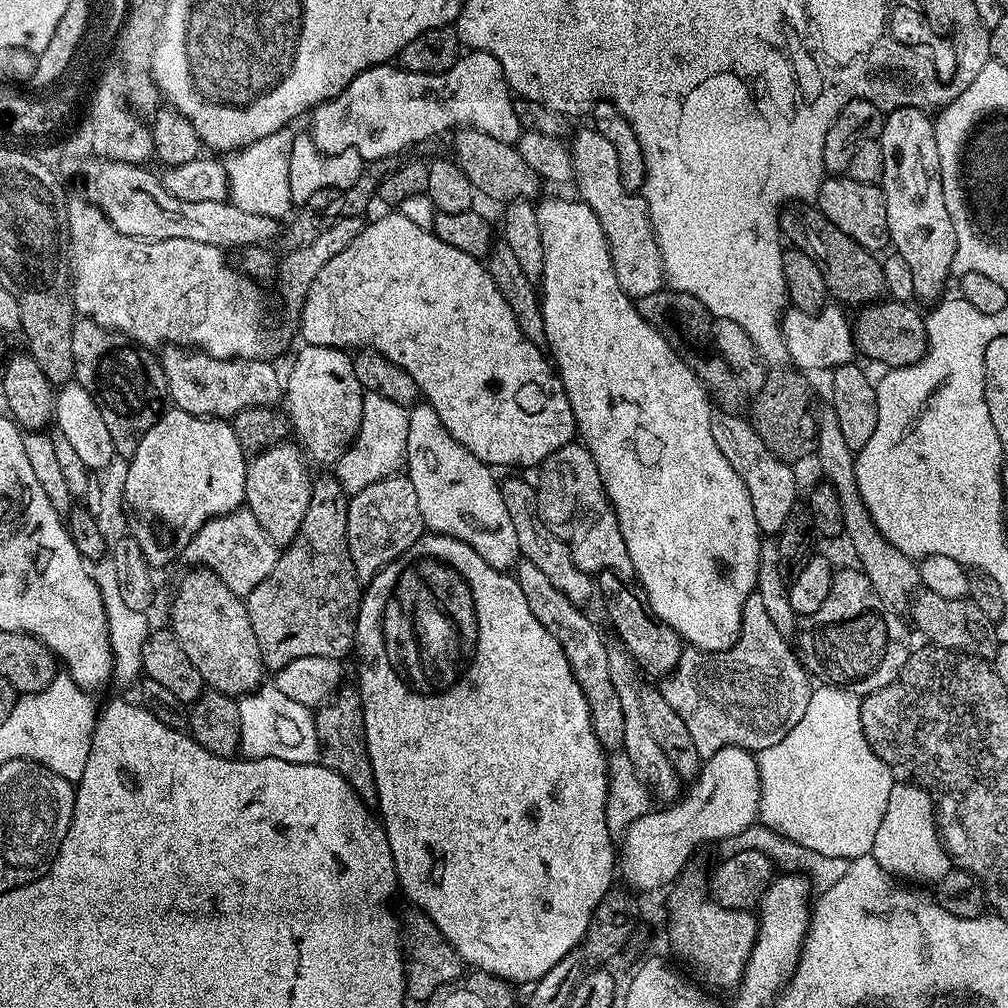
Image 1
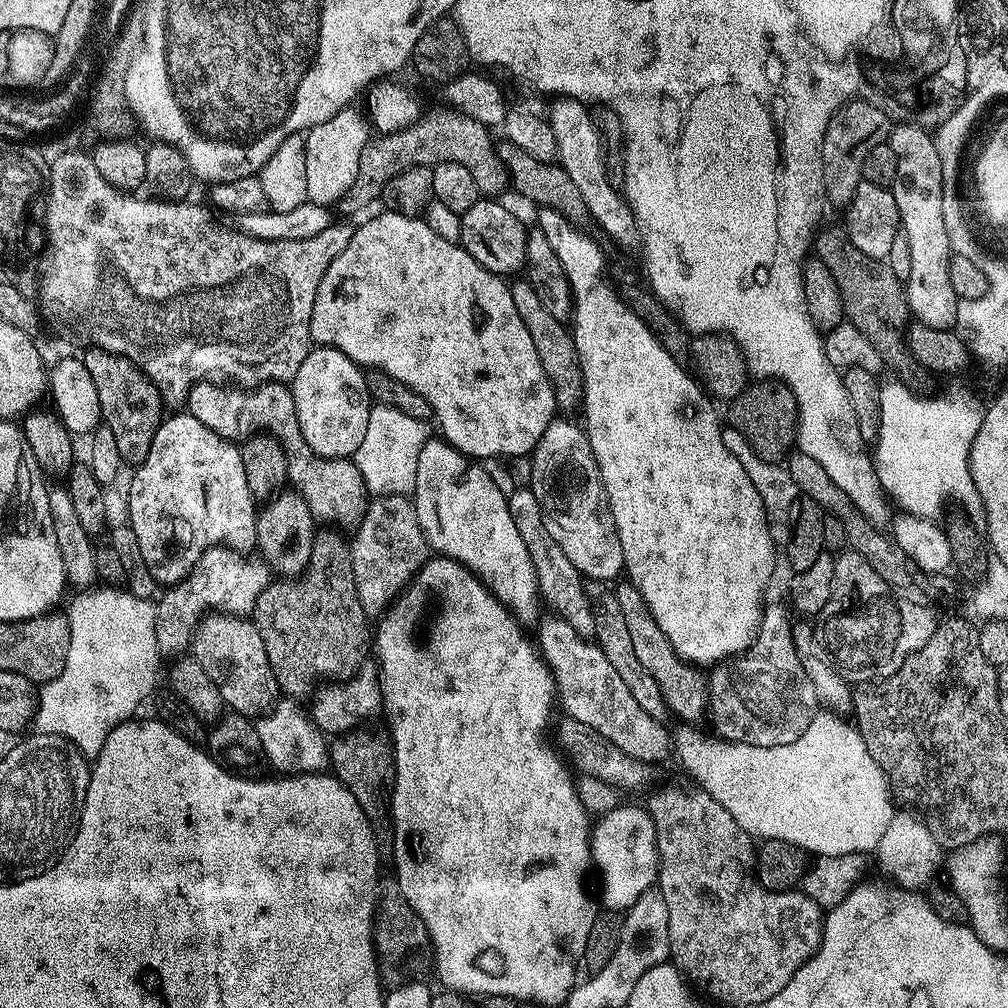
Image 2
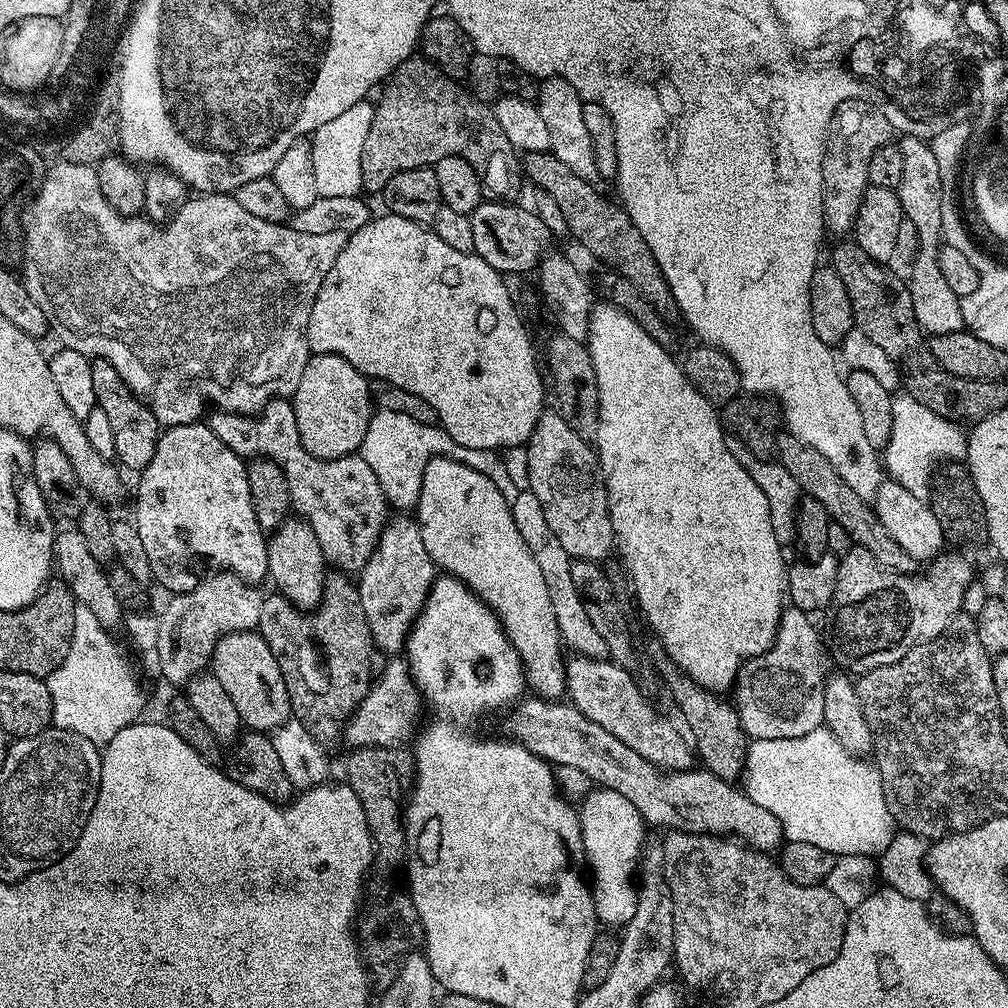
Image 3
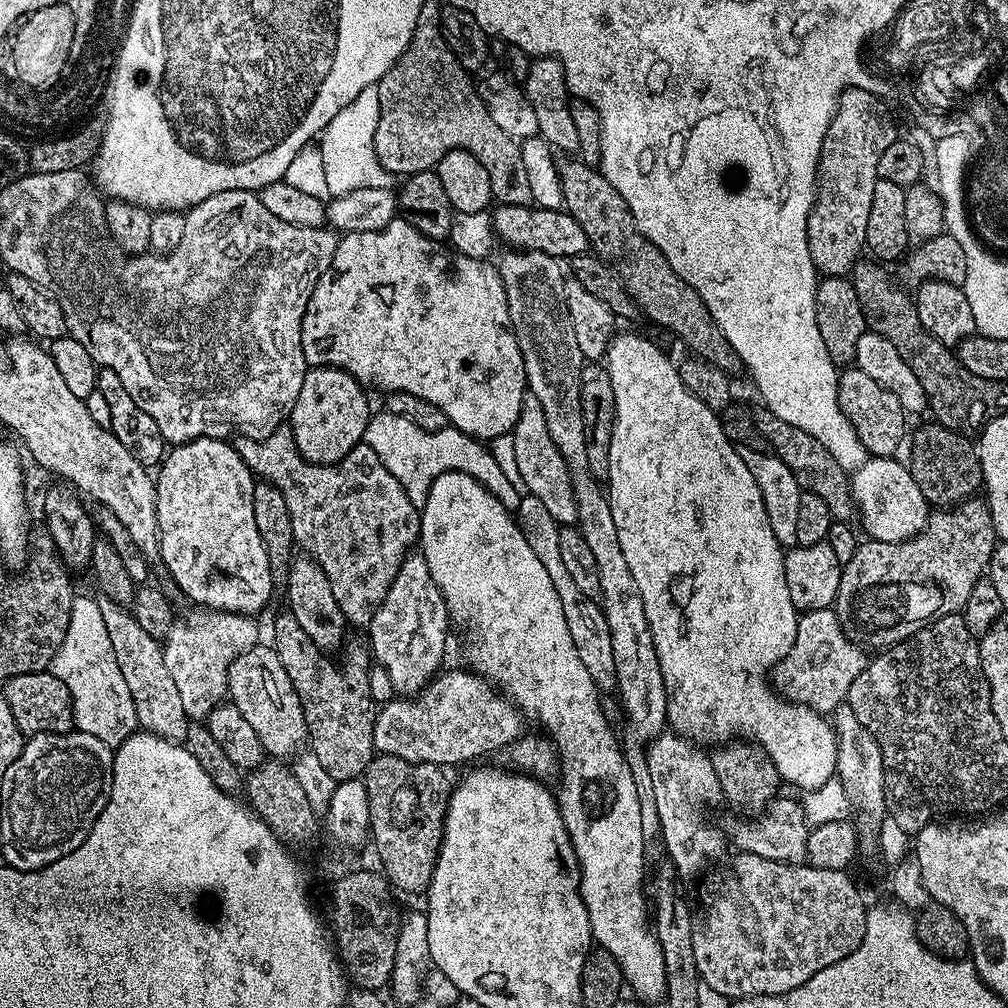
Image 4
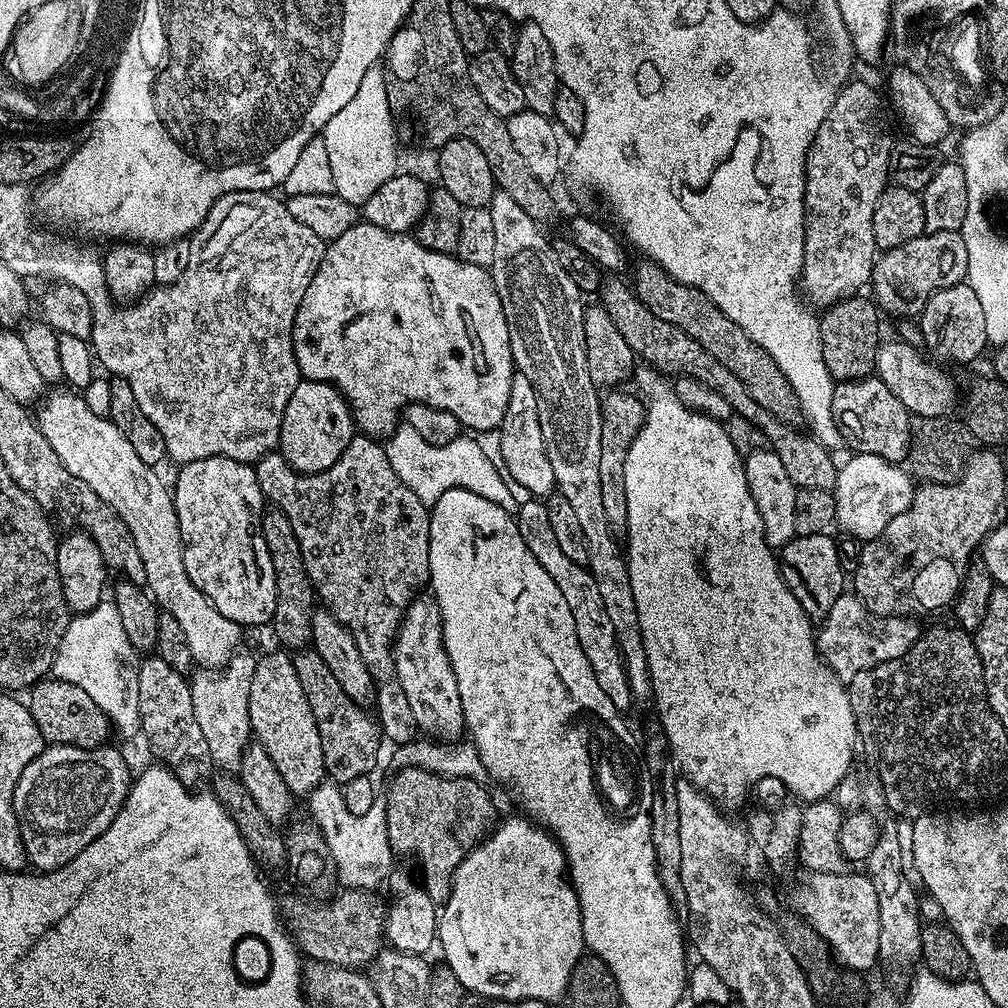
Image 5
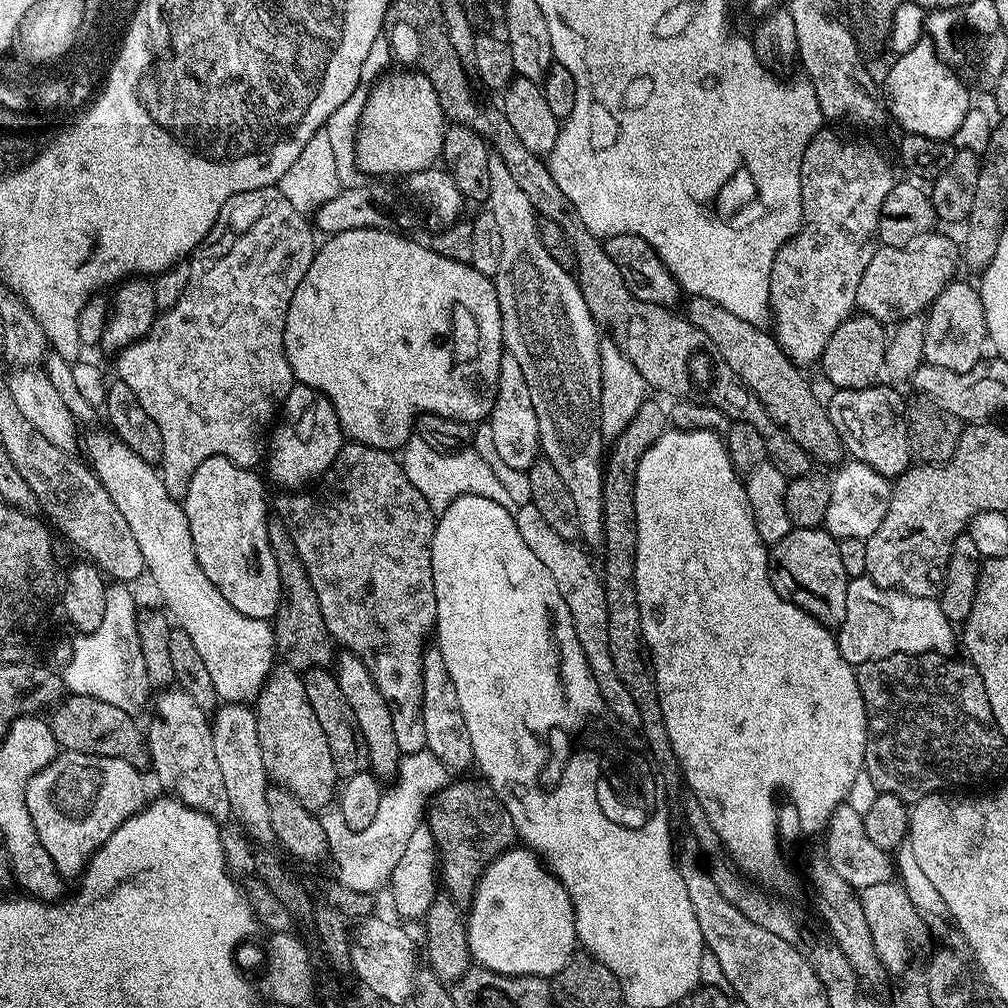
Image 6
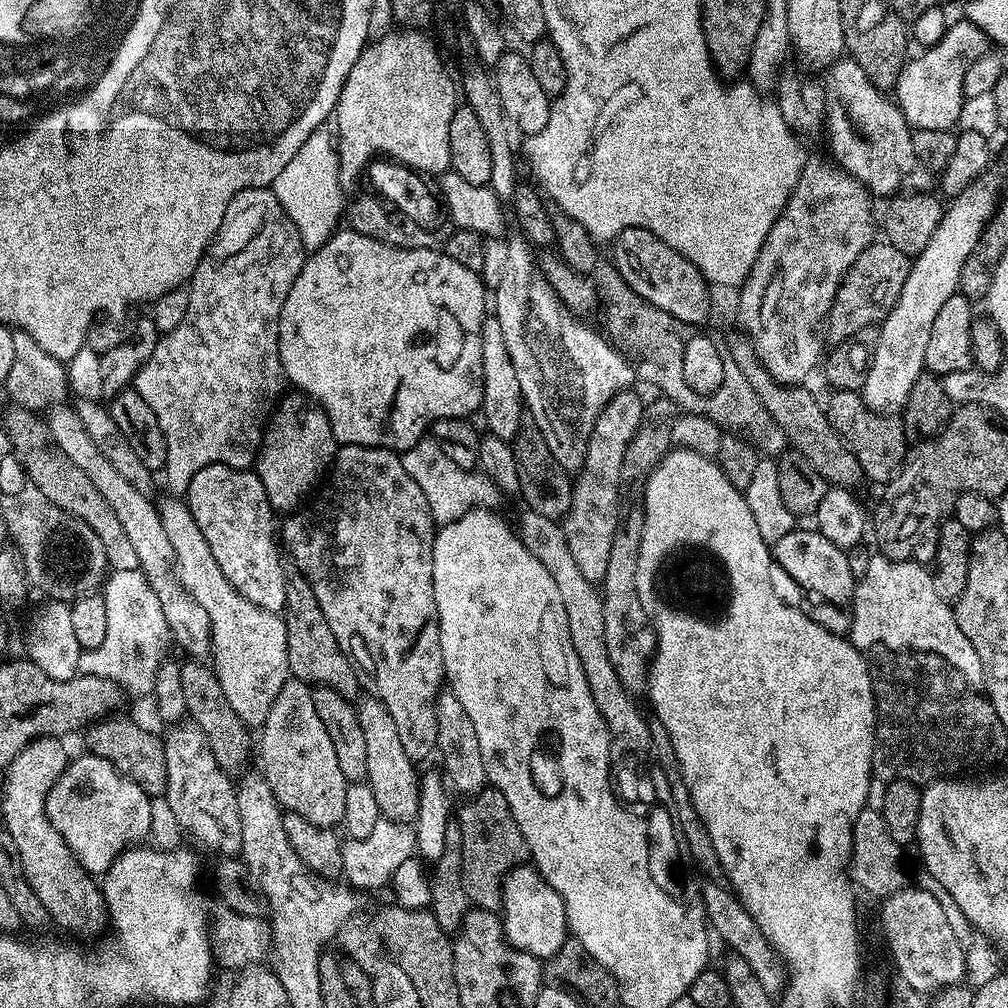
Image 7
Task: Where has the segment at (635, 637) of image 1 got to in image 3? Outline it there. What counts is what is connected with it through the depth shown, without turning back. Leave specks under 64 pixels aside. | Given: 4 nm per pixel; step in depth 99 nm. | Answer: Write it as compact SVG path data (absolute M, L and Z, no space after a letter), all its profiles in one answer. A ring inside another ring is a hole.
M652 638L649 639L649 641L648 656L652 659L653 666L660 671L660 676L664 679L664 684L668 687L668 692L672 695L673 702L680 707L680 712L684 715L684 720L688 723L689 730L692 731L690 740L694 745L695 755L699 757L699 759L700 756L704 759L703 767L707 769L707 771L714 773L714 775L720 777L721 780L729 782L735 781L735 776L737 779L737 777L741 775L746 755L746 737L744 731L740 728L740 720L736 717L735 707L733 707L729 701L727 704L726 701L720 700L724 698L721 698L715 692L710 692L708 689L703 688L702 685L691 680L685 672L681 672L680 667L668 657L666 650L660 645L659 640Z

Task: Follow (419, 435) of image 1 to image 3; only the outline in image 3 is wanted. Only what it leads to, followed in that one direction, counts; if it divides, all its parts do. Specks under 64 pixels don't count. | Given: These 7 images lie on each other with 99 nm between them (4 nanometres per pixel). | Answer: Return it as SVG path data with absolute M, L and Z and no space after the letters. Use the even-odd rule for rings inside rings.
M436 456L426 466L426 474L422 474L422 490L420 491L420 500L414 509L414 516L420 526L422 542L426 546L432 563L436 565L437 569L441 573L457 576L500 619L500 624L503 626L504 632L508 635L510 642L514 646L514 650L520 656L520 663L524 665L527 687L535 695L543 699L553 702L559 701L566 692L566 681L564 678L566 656L562 651L562 641L560 631L558 630L558 618L554 618L554 606L550 606L550 590L546 590L546 582L542 579L542 569L538 567L538 562L534 562L534 554L530 554L530 546L526 546L526 542L522 542L522 534L518 534L518 526L514 526L512 506L506 502L506 498L502 498L502 494L498 494L498 486L494 486L494 482L490 482L490 478L486 478L486 474L478 474L478 470L474 470L462 462L452 460L449 456Z

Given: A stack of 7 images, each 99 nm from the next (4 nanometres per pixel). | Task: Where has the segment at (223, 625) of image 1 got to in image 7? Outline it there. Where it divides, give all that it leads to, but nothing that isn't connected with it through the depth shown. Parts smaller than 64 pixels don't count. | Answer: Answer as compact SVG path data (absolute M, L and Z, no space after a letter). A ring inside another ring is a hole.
M289 678L282 686L282 690L278 690L278 698L274 698L270 714L266 714L266 722L258 732L258 756L259 752L261 768L259 771L284 812L302 814L306 822L314 822L314 826L323 828L335 829L343 821L346 814L346 790L350 781L338 767L338 758L334 754L330 734L326 734L326 726L322 726L318 710L314 710L312 688L304 681Z

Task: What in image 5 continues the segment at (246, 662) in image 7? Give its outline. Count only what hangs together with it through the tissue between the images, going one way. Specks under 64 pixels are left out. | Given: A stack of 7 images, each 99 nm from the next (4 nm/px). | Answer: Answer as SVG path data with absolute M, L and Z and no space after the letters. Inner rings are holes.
M49 391L39 401L40 409L34 412L36 425L46 442L50 442L50 450L58 454L58 462L62 462L70 474L82 478L82 482L86 482L86 486L90 486L90 490L94 490L94 494L98 494L98 498L102 498L102 502L111 506L118 518L126 522L134 538L134 546L138 546L142 566L146 566L147 591L163 611L174 614L174 619L182 625L193 661L206 668L227 664L241 647L242 628L230 622L230 618L222 618L210 598L190 582L182 562L178 514L169 485L167 488L160 481L156 473L159 471L153 465L142 462L142 458L134 454L118 426L114 426L107 416L94 414L86 406L83 395L67 391Z

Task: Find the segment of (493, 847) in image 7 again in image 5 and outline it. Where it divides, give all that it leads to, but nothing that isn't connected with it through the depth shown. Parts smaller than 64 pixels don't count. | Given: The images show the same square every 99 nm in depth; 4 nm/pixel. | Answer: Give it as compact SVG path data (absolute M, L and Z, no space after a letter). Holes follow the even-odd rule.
M406 768L395 773L396 781L392 784L392 797L386 800L388 806L388 831L392 838L393 853L400 854L405 852L406 855L416 855L416 860L420 863L420 872L418 871L419 879L424 885L426 894L430 894L430 898L436 905L443 905L444 901L448 899L450 890L452 889L452 875L456 872L456 868L466 858L466 854L471 852L481 840L485 839L486 833L497 823L498 815L496 816L496 804L492 801L490 793L484 789L485 785L479 780L471 780L470 778L454 778L449 780L447 776L439 776L433 772L427 772L421 768Z

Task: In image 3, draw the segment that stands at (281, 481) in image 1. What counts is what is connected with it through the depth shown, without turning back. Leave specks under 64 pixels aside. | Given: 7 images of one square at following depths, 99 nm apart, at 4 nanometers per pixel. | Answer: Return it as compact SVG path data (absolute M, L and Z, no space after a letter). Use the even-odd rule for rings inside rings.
M285 518L267 537L268 574L267 579L276 583L275 591L285 596L292 605L302 612L317 608L324 597L324 578L326 565L322 546L314 538L314 530L299 518Z

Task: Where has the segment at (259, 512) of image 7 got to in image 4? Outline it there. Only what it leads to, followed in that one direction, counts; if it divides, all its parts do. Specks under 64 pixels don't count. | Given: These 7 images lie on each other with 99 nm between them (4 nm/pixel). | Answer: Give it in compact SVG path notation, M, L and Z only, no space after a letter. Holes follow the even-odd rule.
M200 436L185 444L177 444L165 455L158 465L158 471L154 476L156 486L156 535L160 541L159 563L164 563L166 571L172 575L172 580L193 600L193 605L213 612L241 612L243 616L255 617L268 604L272 596L274 585L270 574L270 562L266 558L266 546L258 534L258 525L254 523L254 486L257 481L252 471L242 462L242 458L236 452L235 447L228 440L215 440Z

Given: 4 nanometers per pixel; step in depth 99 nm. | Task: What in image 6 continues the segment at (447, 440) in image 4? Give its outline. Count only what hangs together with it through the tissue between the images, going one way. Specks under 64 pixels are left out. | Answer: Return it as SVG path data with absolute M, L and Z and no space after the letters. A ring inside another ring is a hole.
M413 434L402 449L404 473L406 478L410 478L410 482L414 482L414 490L418 490L418 494L422 494L426 502L430 502L430 510L437 514L446 511L450 502L463 496L490 498L506 511L515 513L518 500L512 497L510 489L500 488L500 480L496 477L495 470L478 453L472 451L439 452L434 450L434 446L422 442L420 436Z

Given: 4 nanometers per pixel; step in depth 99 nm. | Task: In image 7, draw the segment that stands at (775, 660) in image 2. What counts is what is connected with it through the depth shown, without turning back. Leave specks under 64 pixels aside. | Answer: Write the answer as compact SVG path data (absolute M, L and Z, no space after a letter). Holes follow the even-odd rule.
M883 554L872 555L866 574L856 582L850 639L854 647L861 650L882 647L929 652L945 660L970 687L984 688L984 667L982 658L978 658L978 650L974 650L970 638L962 634L953 605L938 598L932 572L915 560L892 560Z

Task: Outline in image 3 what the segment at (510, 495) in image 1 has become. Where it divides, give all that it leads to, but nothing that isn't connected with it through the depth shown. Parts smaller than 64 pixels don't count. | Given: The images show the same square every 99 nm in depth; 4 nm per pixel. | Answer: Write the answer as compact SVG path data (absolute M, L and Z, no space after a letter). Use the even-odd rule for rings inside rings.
M521 490L518 498L514 498L512 517L514 526L518 526L518 534L522 534L522 542L530 546L530 554L534 554L534 562L542 569L542 579L546 582L546 590L550 590L550 606L554 606L554 618L558 618L558 630L565 649L577 656L585 656L591 660L602 660L608 655L606 641L594 630L594 622L590 622L590 614L586 614L583 598L578 594L578 586L574 586L574 578L570 578L572 560L562 550L562 542L558 542L558 534L550 530L550 522L546 522L546 514L542 514L542 502L534 498L534 494Z

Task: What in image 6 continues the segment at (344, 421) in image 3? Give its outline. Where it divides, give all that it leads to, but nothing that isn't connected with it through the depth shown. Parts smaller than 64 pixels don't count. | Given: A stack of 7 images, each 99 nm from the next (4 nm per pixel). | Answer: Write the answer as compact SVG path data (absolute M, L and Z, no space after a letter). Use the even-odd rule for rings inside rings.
M293 383L290 394L280 406L278 419L266 445L267 479L281 484L284 490L303 489L319 481L345 443L346 437L340 429L338 414L327 396L305 384Z

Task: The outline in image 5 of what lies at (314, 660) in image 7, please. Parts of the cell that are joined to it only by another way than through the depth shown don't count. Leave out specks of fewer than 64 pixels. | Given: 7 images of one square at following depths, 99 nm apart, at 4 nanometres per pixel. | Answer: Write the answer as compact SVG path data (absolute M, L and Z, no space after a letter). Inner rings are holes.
M275 506L265 507L260 516L262 538L266 538L266 550L270 550L270 562L274 562L274 586L276 587L276 605L270 625L271 631L276 631L276 636L281 640L283 647L288 650L304 650L312 642L312 614L314 611L314 593L312 583L306 574L306 562L302 562L302 550L298 550L298 538L294 535L294 526L290 526L290 518Z

